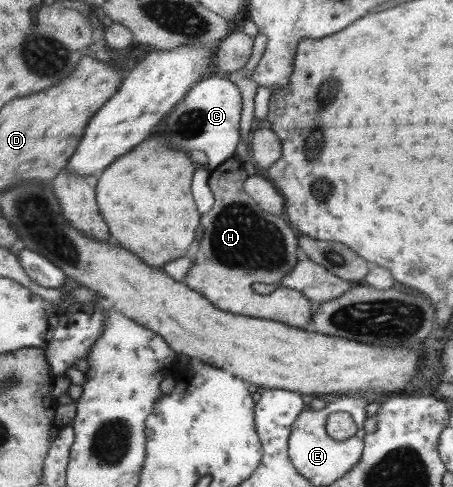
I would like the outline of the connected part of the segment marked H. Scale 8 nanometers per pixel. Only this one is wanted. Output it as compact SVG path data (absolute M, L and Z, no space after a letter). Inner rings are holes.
M233 156L209 174L209 189L212 191L215 201L208 212L201 214L200 224L202 224L203 233L199 241L194 242L193 250L190 253L190 257L193 257L193 265L181 282L202 294L220 310L232 314L283 322L291 327L306 329L312 322L313 302L297 290L281 286L281 280L298 262L296 248L299 246L297 241L299 234L286 218L268 214L255 200L250 198L249 194L246 194L243 184L248 178L248 173L244 169L244 163L240 158ZM254 282L278 284L279 287L271 294L262 296L252 288Z

